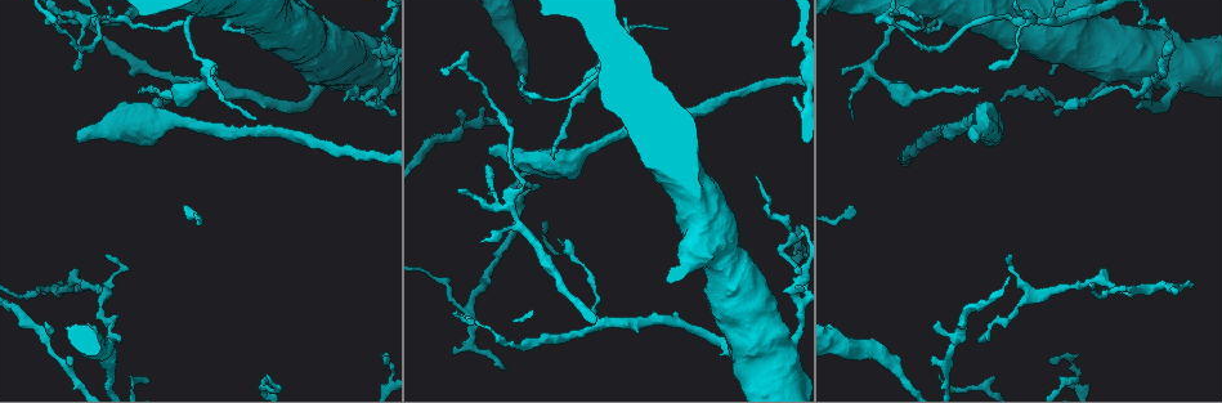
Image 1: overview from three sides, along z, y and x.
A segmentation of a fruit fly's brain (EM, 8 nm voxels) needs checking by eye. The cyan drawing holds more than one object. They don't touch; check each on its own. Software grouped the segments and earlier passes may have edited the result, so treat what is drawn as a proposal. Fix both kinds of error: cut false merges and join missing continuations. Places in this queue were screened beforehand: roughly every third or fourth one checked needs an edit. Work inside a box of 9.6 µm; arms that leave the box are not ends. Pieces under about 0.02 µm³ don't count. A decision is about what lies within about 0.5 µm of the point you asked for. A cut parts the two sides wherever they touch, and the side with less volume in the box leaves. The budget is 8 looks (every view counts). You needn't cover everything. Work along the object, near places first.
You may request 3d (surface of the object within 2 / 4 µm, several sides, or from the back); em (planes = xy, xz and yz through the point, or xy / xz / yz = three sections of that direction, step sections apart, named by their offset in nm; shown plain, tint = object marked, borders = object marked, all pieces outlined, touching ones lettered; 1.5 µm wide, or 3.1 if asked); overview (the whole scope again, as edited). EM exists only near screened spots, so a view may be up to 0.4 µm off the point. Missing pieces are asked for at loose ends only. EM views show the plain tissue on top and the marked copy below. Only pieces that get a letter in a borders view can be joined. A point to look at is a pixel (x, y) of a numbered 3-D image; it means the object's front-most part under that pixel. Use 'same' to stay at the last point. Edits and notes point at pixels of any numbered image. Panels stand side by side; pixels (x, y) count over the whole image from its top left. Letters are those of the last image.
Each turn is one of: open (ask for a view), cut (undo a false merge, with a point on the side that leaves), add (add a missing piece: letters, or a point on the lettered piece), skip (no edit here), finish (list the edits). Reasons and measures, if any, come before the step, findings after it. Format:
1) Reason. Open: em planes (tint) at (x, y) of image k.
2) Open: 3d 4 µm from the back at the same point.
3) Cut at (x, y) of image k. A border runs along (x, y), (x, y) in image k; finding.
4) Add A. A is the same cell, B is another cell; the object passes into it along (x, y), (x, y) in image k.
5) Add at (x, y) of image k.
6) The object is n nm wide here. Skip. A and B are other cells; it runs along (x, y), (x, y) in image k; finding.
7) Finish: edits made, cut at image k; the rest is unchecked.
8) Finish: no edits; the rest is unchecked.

Abrupt turn. Open: 3d 2 µm at (1039, 19) of image 1.

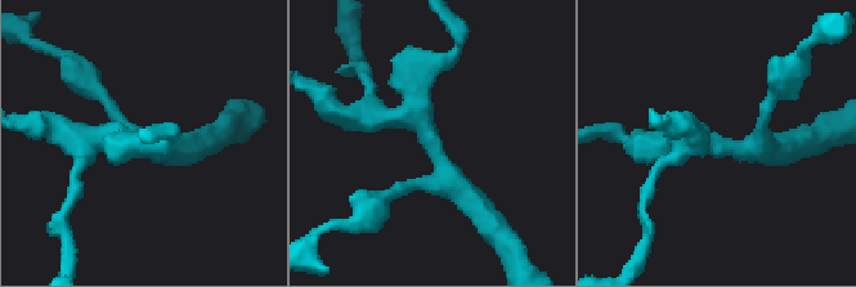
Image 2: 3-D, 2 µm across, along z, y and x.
Open: em planes (borders) at (128, 145) of image 2.

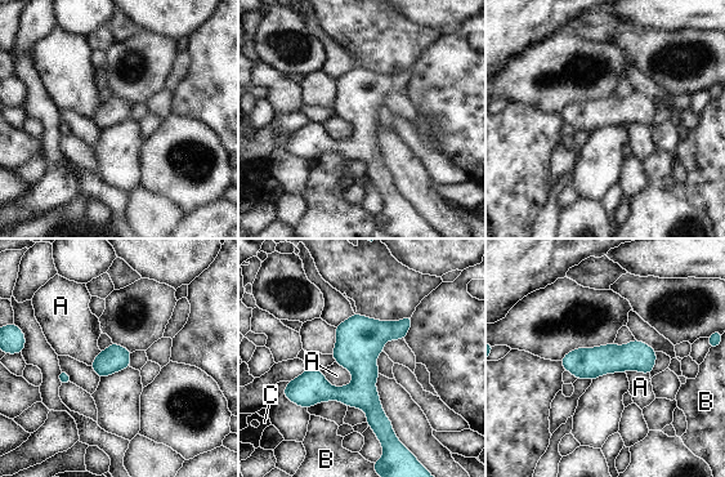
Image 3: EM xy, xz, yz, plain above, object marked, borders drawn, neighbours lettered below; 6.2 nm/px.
The longest contact is with A, 220 nm. Skip. A, B and C are other cells; it runs along (356, 317), (363, 395), (381, 437) in image 3; continuous, no second neuron.

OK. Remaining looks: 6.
Thick end. Open: 3d 4 µm at (971, 140) of image 1.

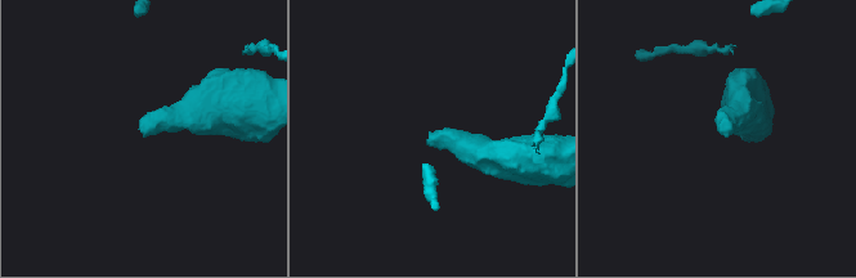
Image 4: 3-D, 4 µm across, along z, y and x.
Open: em planes (borders) at (142, 133) of image 4.

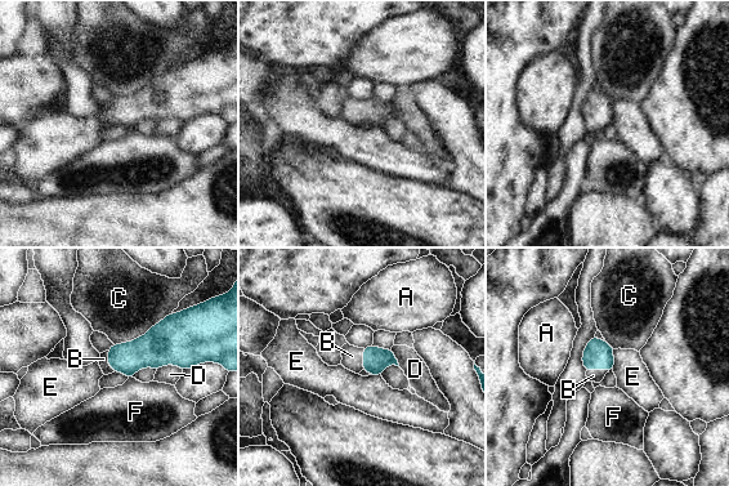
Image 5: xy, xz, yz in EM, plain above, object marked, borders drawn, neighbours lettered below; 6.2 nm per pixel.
The longest contact is with C, 400 nm. Add B. B is the same cell, A, C, D, E and F are other cells; the neuron continues.

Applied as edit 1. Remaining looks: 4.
Open: overview.

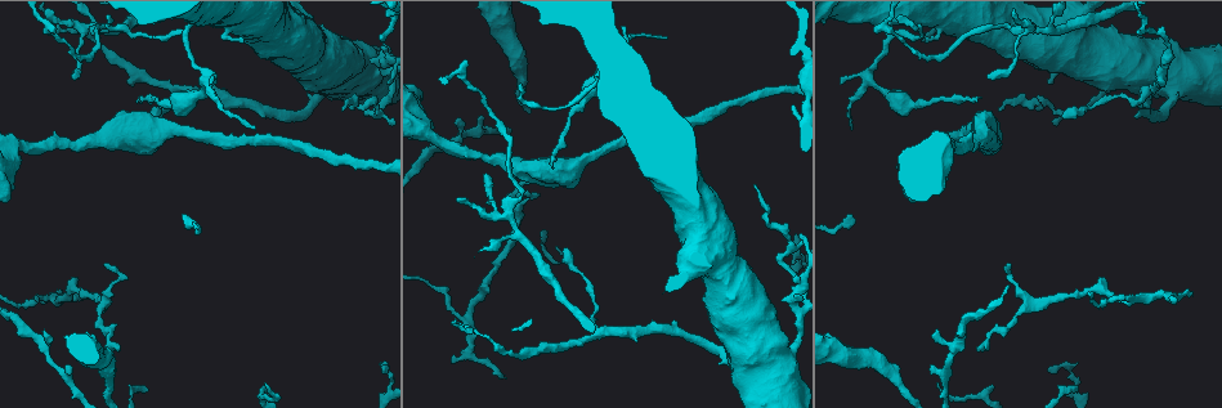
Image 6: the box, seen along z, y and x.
A narrow waist. Open: 3d 4 µm at (889, 23) of image 6.

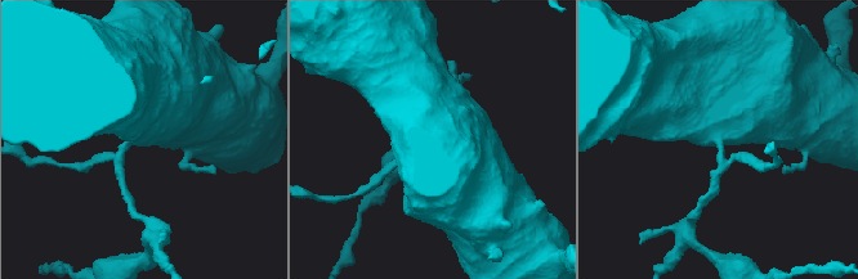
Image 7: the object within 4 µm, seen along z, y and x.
Open: em yz step 8 (borders) at (719, 142) of image 7.

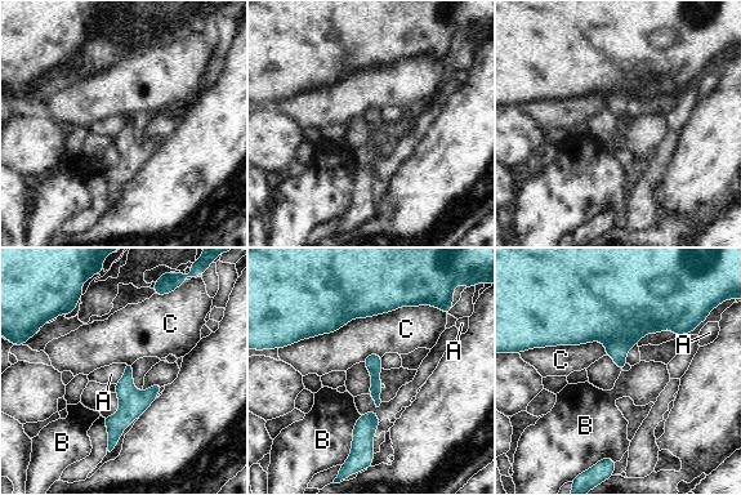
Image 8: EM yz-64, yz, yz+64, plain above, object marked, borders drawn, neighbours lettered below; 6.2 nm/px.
Another direction. Open: em planes (borders) at the same point.

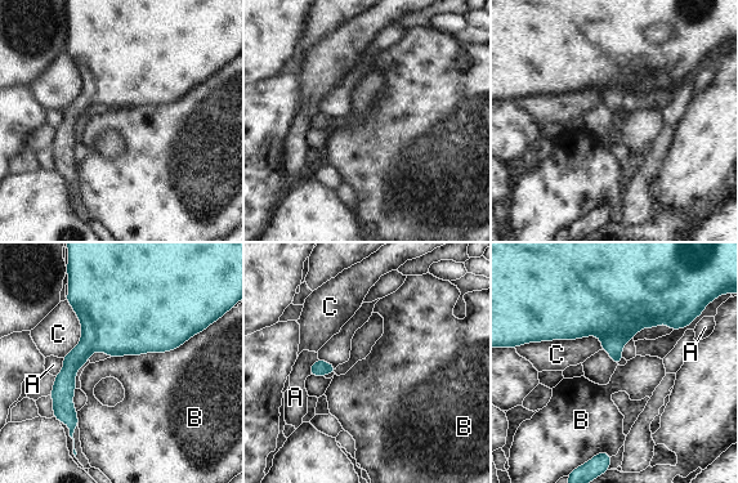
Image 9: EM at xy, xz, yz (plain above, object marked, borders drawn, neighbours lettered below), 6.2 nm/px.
The longest contact is with B, 650 nm. Skip. A, B and C are other cells; a border runs along (208, 327), (174, 349), (111, 357) in image 9; all the same neuron.

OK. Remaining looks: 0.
Finish: edits made, add at image 5; the rest is unchecked.

